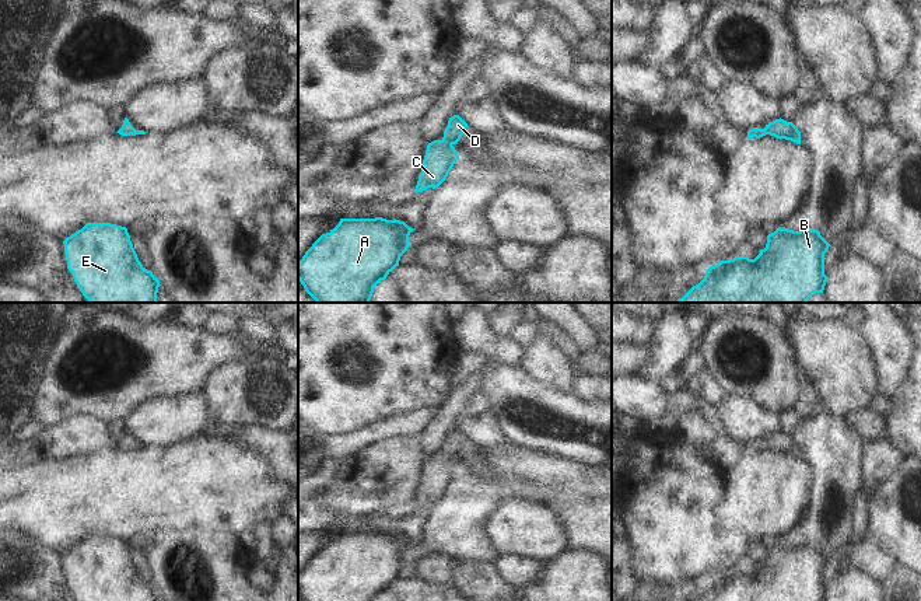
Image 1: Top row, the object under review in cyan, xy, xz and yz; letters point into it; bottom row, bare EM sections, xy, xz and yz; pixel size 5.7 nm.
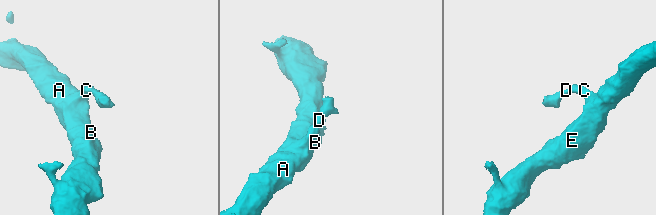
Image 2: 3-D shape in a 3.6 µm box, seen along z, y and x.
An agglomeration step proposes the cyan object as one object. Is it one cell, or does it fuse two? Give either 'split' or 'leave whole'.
leave whole

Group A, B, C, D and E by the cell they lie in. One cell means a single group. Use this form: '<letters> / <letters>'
A B C D E

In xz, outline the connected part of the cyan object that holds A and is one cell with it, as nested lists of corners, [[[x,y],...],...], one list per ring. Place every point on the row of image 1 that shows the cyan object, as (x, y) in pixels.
[[[340,219],[298,262],[298,280],[316,303],[370,303],[374,287],[399,266],[400,256],[410,245],[412,231],[396,219]]]

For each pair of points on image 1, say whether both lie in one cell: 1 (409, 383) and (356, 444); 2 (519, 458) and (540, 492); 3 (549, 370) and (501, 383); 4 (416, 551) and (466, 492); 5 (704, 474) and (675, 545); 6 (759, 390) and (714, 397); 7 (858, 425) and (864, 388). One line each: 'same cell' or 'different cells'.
1: different cells
2: same cell
3: different cells
4: same cell
5: same cell
6: different cells
7: different cells

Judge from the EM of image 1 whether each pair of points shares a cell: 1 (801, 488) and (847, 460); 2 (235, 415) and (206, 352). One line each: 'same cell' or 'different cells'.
1: different cells
2: different cells

